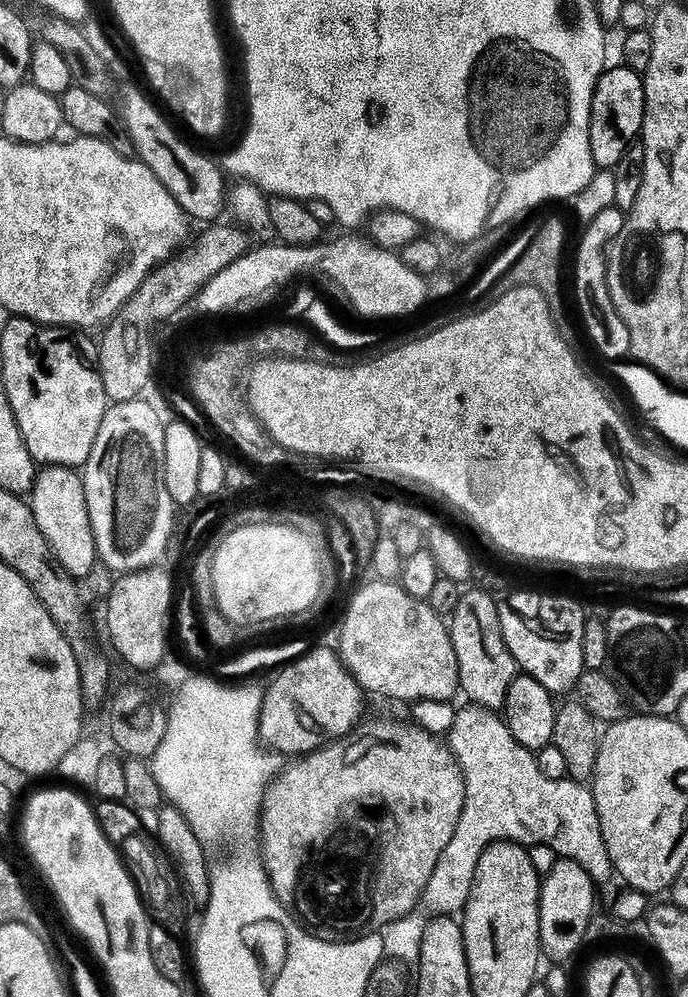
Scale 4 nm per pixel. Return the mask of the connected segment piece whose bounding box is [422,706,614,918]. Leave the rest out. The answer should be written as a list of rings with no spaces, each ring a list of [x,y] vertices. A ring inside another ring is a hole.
[[[467,707],[457,711],[453,728],[446,736],[446,744],[452,749],[452,755],[464,774],[464,809],[450,846],[442,850],[442,858],[438,858],[434,874],[430,874],[430,882],[424,891],[423,907],[428,907],[432,914],[440,918],[452,918],[463,913],[472,893],[472,883],[482,854],[491,844],[501,842],[525,846],[545,844],[557,852],[557,857],[572,860],[582,870],[586,870],[586,874],[594,882],[613,879],[612,859],[602,838],[602,826],[591,791],[574,780],[546,778],[538,766],[536,756],[514,739],[507,723],[495,711]]]

